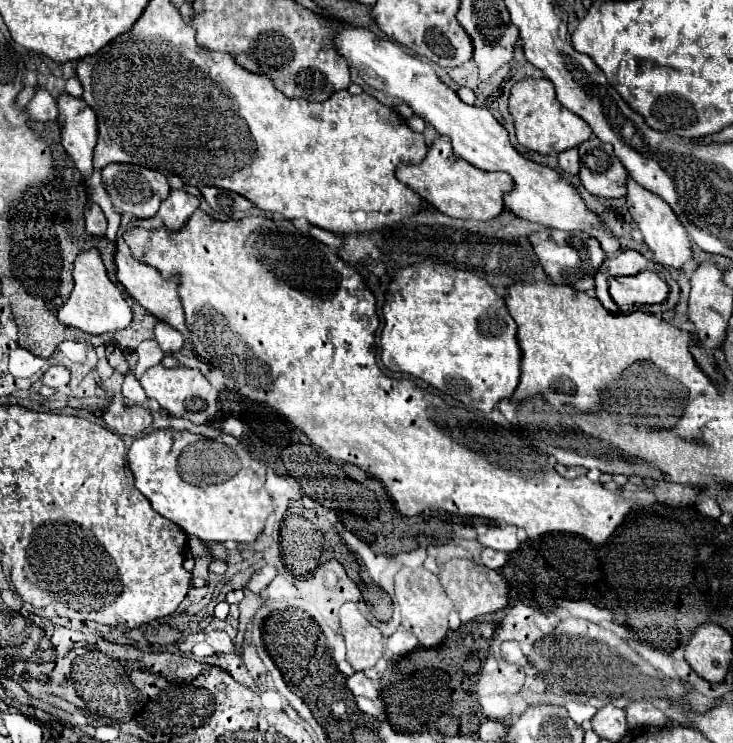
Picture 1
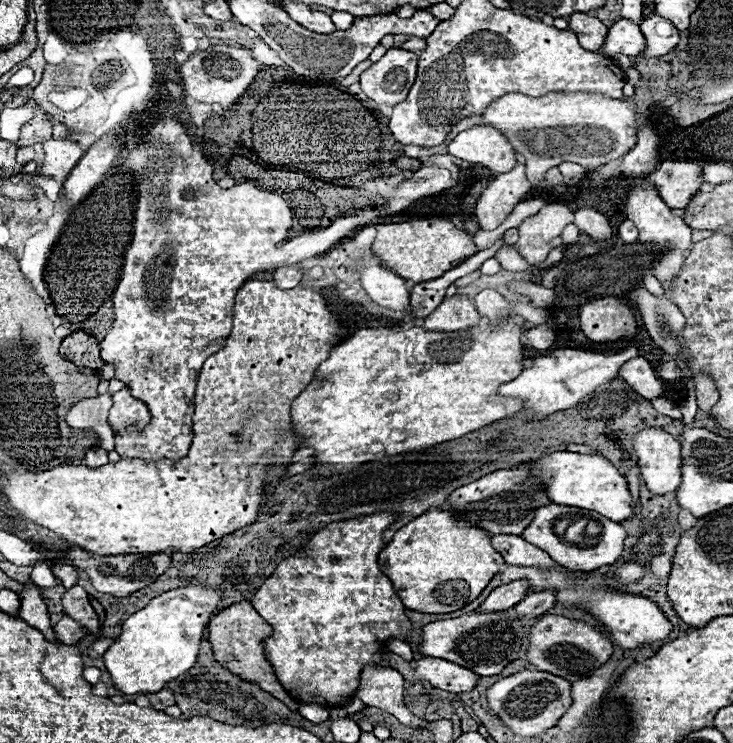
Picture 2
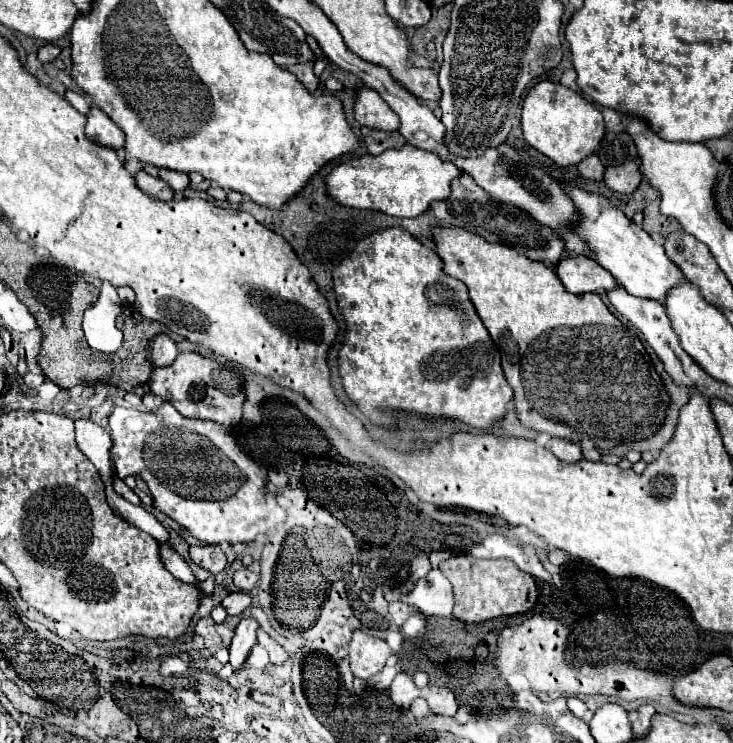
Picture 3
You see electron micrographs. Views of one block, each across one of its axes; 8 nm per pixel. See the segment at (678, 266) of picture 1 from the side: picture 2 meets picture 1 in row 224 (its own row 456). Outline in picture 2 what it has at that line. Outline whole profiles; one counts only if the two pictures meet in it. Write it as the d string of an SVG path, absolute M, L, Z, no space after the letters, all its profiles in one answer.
M648 428L634 436L634 450L648 490L656 496L676 492L682 482L680 442L662 428Z

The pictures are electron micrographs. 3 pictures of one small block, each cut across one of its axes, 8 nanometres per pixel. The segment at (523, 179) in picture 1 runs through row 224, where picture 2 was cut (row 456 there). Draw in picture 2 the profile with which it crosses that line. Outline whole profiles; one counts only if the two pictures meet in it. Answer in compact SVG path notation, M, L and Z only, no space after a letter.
M552 452L544 454L538 460L532 460L532 464L534 464L532 476L538 476L544 482L546 492L556 504L594 510L614 522L624 522L634 518L634 510L638 504L630 494L628 480L618 472L618 468L608 458L598 454Z

